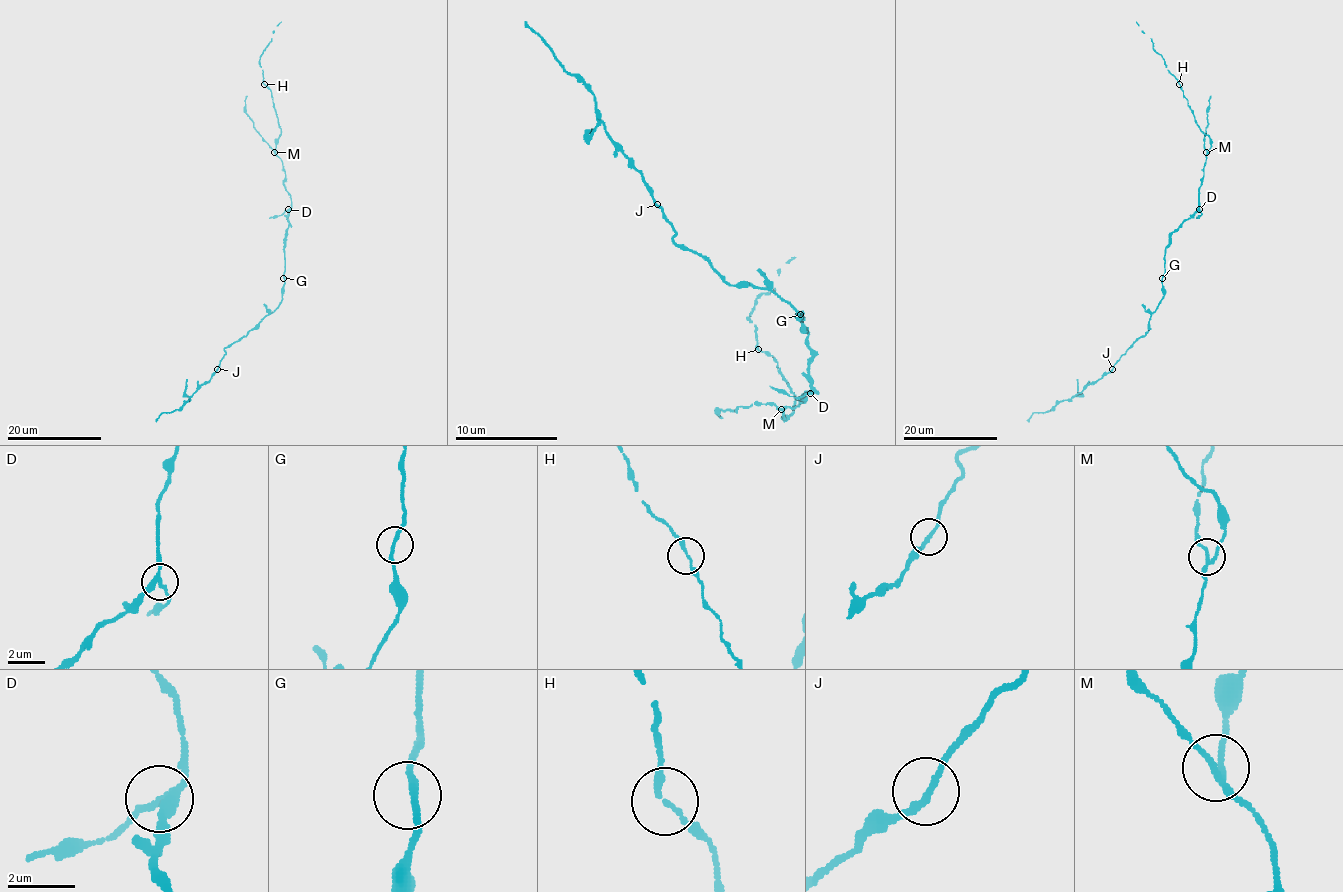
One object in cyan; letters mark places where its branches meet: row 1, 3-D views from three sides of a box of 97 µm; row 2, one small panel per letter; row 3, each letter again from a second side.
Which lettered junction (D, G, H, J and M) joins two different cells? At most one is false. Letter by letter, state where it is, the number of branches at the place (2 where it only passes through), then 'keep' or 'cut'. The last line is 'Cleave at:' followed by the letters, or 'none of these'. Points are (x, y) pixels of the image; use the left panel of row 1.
D: place (288, 209); branches 3; keep
G: place (283, 278); branches 2; keep
H: place (264, 84); branches 2; keep
J: place (217, 369); branches 2; keep
M: place (274, 152); branches 3; cut
Cleave at: M

